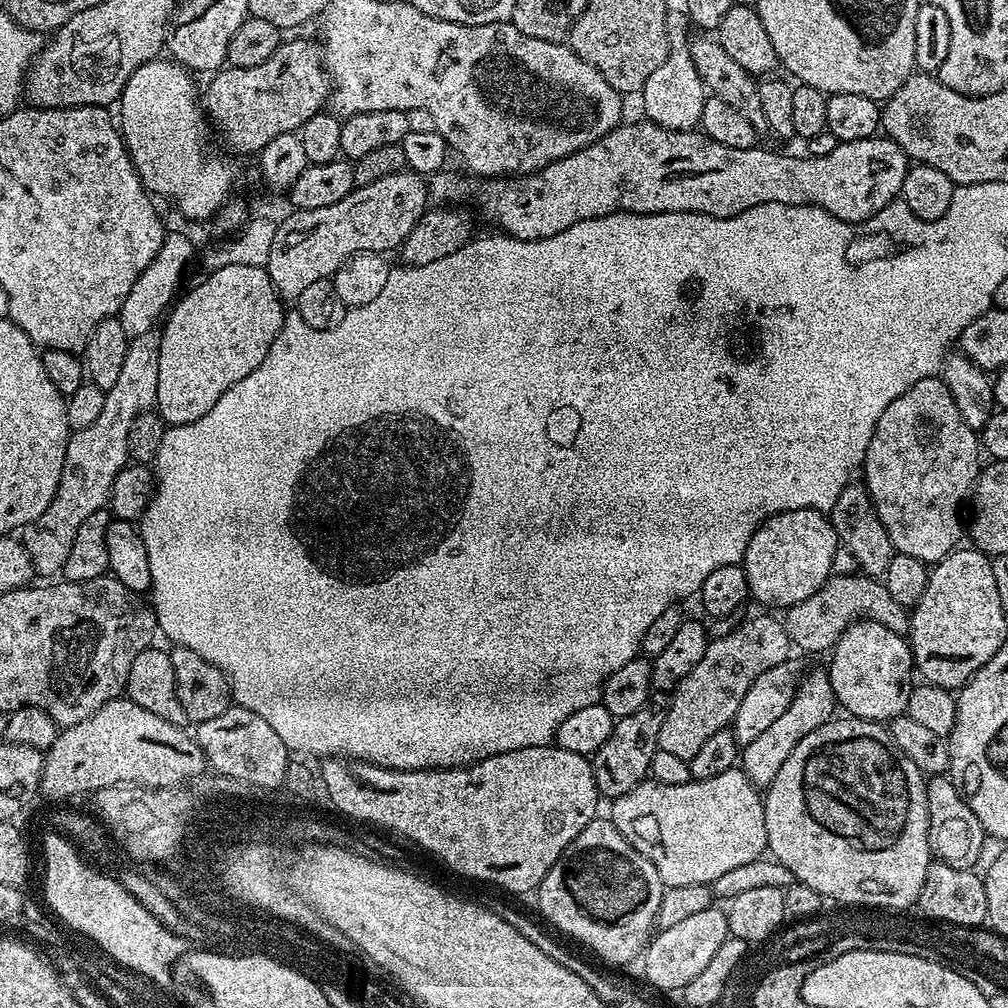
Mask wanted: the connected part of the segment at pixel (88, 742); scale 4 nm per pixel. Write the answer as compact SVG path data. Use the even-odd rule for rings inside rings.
M127 698L106 702L97 712L82 718L82 722L67 725L57 735L56 741L51 748L47 749L44 758L40 790L45 790L50 796L67 797L72 796L72 792L84 792L84 788L100 788L100 784L112 784L112 780L135 780L146 785L150 778L156 778L152 782L166 782L166 784L176 784L176 780L184 780L184 776L192 780L192 774L195 779L196 772L200 772L202 760L150 742L150 730L164 730L164 726L166 726L166 718L158 718L158 714L150 714L150 710L138 706L138 702Z

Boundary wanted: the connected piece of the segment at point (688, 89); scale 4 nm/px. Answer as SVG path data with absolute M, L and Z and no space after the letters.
M669 7L666 14L666 38L668 39L668 53L666 62L646 78L642 89L644 96L644 114L652 123L662 125L672 131L691 131L699 123L702 106L706 99L706 89L702 78L698 78L698 70L694 70L694 58L690 54L690 21L687 12L679 7Z

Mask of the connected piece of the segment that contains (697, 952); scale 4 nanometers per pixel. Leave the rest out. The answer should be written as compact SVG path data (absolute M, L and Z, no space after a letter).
M719 907L701 910L699 914L687 917L669 928L659 929L653 935L642 953L642 965L644 964L645 978L654 987L661 988L664 992L679 993L714 959L715 952L730 935L727 911Z

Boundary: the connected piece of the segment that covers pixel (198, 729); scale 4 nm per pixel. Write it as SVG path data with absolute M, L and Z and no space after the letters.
M230 706L218 718L195 725L194 739L204 752L212 772L241 777L252 782L256 790L280 788L286 778L290 753L278 738L278 733L263 718L258 718L254 710Z

